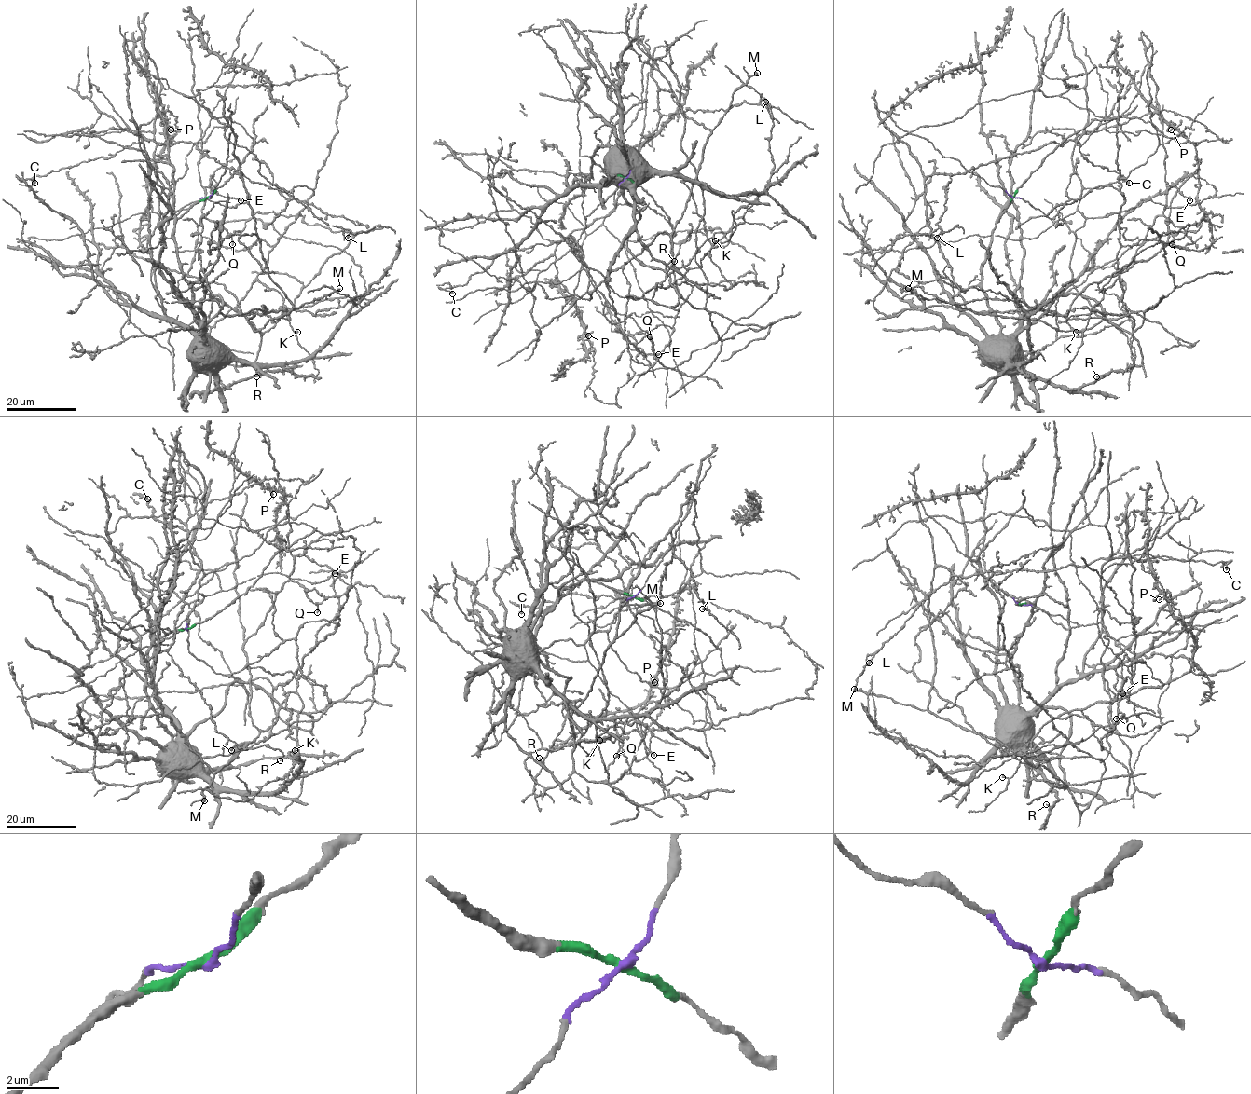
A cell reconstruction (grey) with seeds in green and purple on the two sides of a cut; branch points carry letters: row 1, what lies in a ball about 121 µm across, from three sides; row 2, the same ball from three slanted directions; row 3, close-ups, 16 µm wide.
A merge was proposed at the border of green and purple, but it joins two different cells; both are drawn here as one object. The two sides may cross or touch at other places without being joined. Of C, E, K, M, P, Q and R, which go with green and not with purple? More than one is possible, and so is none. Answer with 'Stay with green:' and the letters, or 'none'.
Stay with green: C, E, K, M, Q, R

